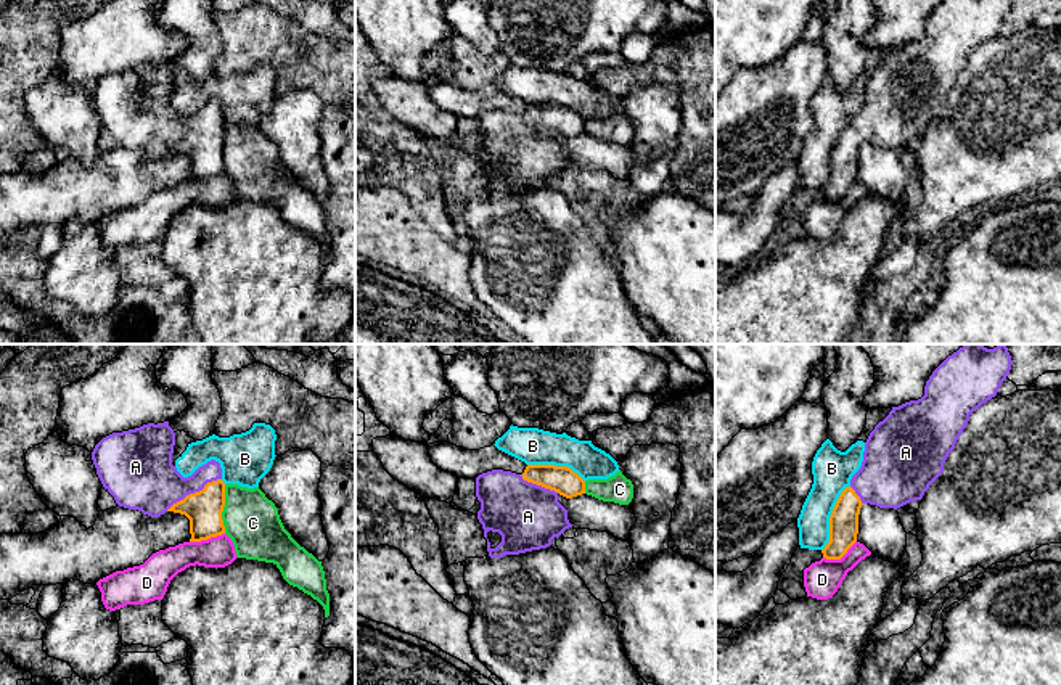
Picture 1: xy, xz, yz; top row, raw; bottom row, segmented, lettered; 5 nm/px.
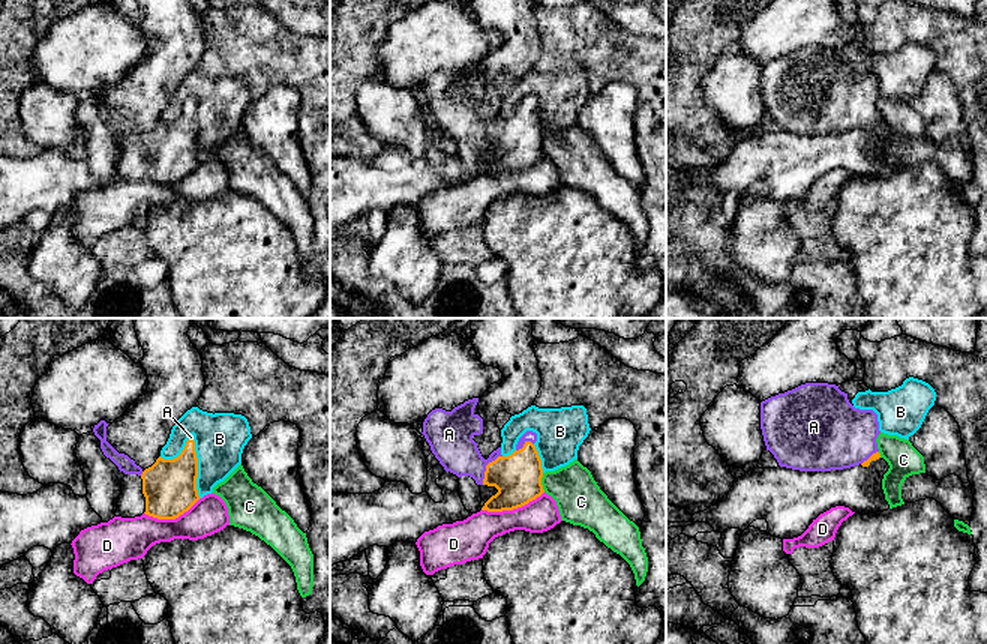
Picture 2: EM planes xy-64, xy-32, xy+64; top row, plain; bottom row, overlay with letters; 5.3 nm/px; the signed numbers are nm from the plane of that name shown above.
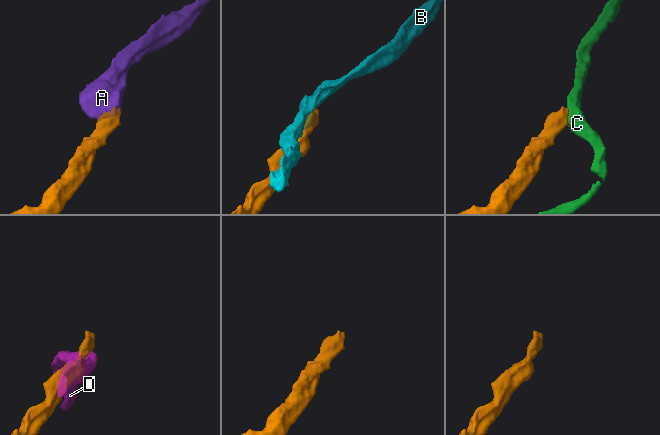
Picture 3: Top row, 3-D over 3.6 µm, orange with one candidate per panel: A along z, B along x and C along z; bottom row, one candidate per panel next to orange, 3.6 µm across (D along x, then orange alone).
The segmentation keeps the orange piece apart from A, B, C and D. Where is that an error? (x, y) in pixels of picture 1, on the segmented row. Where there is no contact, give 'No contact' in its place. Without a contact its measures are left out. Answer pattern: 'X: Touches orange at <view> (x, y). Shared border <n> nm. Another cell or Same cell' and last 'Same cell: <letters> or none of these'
A: Touches orange at xy (195, 492). Shared border 320 nm. Same cell
B: Touches orange at yz (830, 518). Shared border 360 nm. Another cell
C: Touches orange at xy (222, 510). Shared border 240 nm. Another cell
D: Touches orange at xy (206, 539). Shared border 180 nm. Another cell
Same cell: A

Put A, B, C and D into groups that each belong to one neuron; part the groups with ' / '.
A / B / C / D

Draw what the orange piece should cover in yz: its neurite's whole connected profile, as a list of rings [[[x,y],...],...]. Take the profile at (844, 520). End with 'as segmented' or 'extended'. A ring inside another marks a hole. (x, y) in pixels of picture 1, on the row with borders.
[[[965,344],[932,371],[921,399],[892,407],[870,433],[862,466],[833,508],[830,542],[821,550],[823,558],[841,560],[857,542],[858,515],[863,503],[897,510],[923,498],[929,486],[944,473],[944,463],[966,428],[969,415],[997,396],[1011,365],[1006,344],[993,349],[982,344]]] | extended

